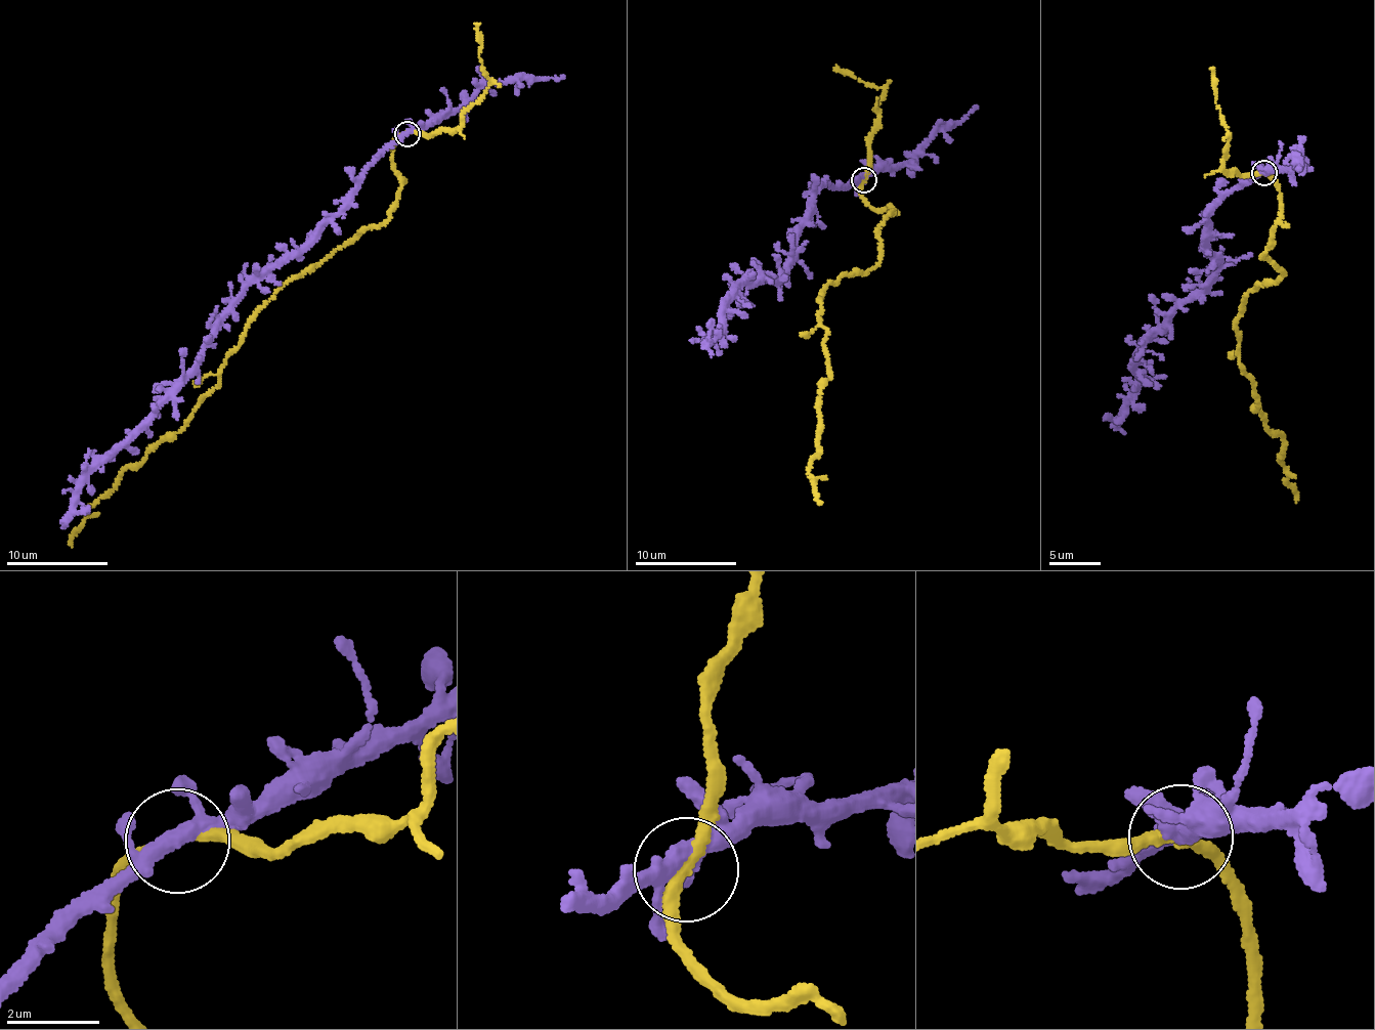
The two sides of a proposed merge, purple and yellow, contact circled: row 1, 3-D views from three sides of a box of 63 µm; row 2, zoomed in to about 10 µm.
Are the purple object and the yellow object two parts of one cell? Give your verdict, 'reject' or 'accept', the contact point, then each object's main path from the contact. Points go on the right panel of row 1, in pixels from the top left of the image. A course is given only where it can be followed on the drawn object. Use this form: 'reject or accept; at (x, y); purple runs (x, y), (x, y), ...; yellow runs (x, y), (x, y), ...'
accept; at (1264, 173); purple runs (1263, 173), (1220, 202), (1204, 222), (1202, 244), (1214, 268), (1134, 360), (1141, 379), (1119, 427), (1125, 433); yellow runs (1263, 173), (1279, 209), (1261, 255), (1283, 273), (1243, 301), (1239, 367), (1282, 437), (1296, 502)

